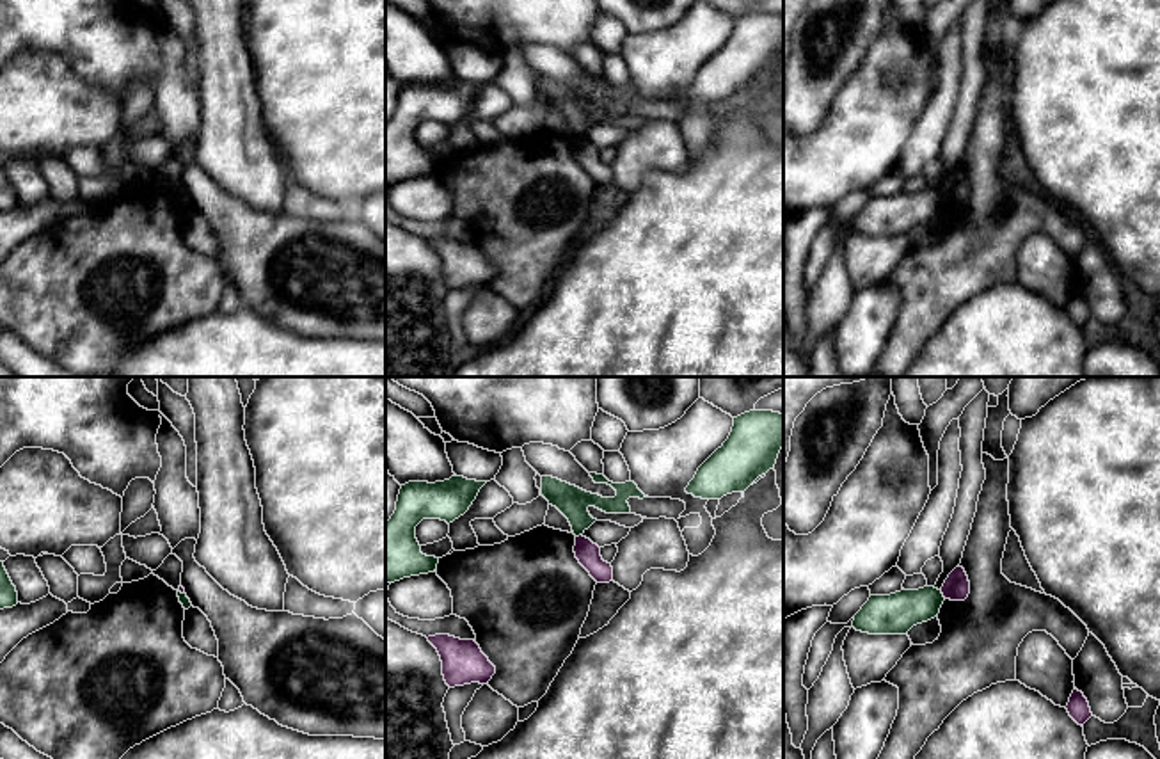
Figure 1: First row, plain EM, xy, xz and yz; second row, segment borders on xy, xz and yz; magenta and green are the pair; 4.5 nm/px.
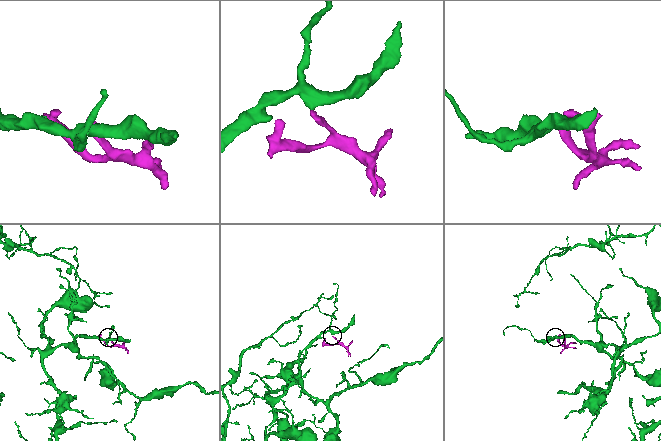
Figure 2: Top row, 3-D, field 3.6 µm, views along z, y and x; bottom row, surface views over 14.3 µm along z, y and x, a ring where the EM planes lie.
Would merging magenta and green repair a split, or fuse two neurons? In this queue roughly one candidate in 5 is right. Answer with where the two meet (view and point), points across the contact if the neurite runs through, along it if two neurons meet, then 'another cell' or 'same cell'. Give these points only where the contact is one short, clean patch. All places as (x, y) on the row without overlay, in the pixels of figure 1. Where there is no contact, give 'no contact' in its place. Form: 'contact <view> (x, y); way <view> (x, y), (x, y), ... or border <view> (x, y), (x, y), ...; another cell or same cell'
contact yz (942, 194); border yz (940, 192), (945, 199); another cell

